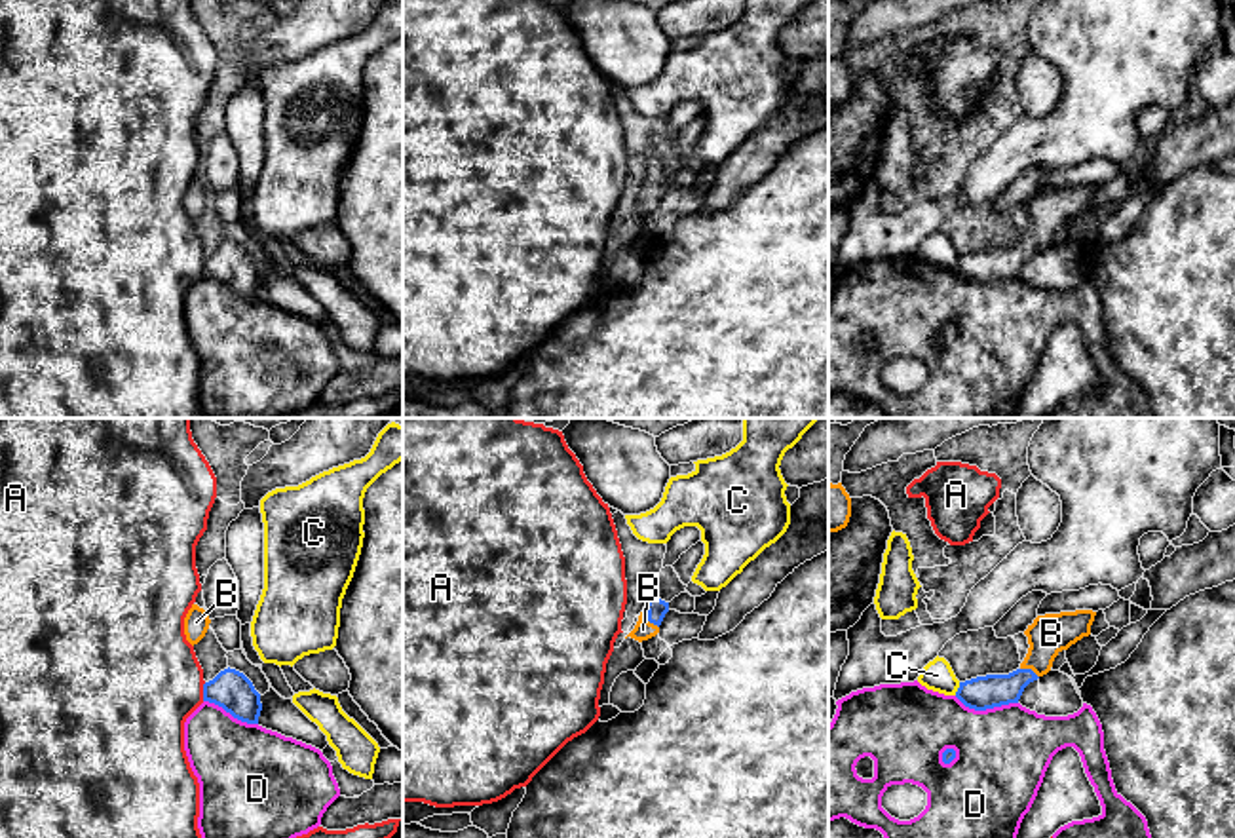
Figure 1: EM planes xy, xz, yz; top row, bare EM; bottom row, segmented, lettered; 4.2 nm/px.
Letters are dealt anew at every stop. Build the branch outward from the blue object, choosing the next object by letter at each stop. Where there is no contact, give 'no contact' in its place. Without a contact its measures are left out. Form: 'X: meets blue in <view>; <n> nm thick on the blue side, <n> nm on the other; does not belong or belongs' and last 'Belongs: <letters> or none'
A: meets blue in xy; 170 nm thick on the blue side, 460 nm on the other; does not belong
B: meets blue in xz; 80 nm thick on the blue side, 80 nm on the other; belongs
C: meets blue in yz; 140 nm thick on the blue side, 140 nm on the other; does not belong
D: meets blue in yz; 140 nm thick on the blue side, 400 nm on the other; does not belong
Belongs: B

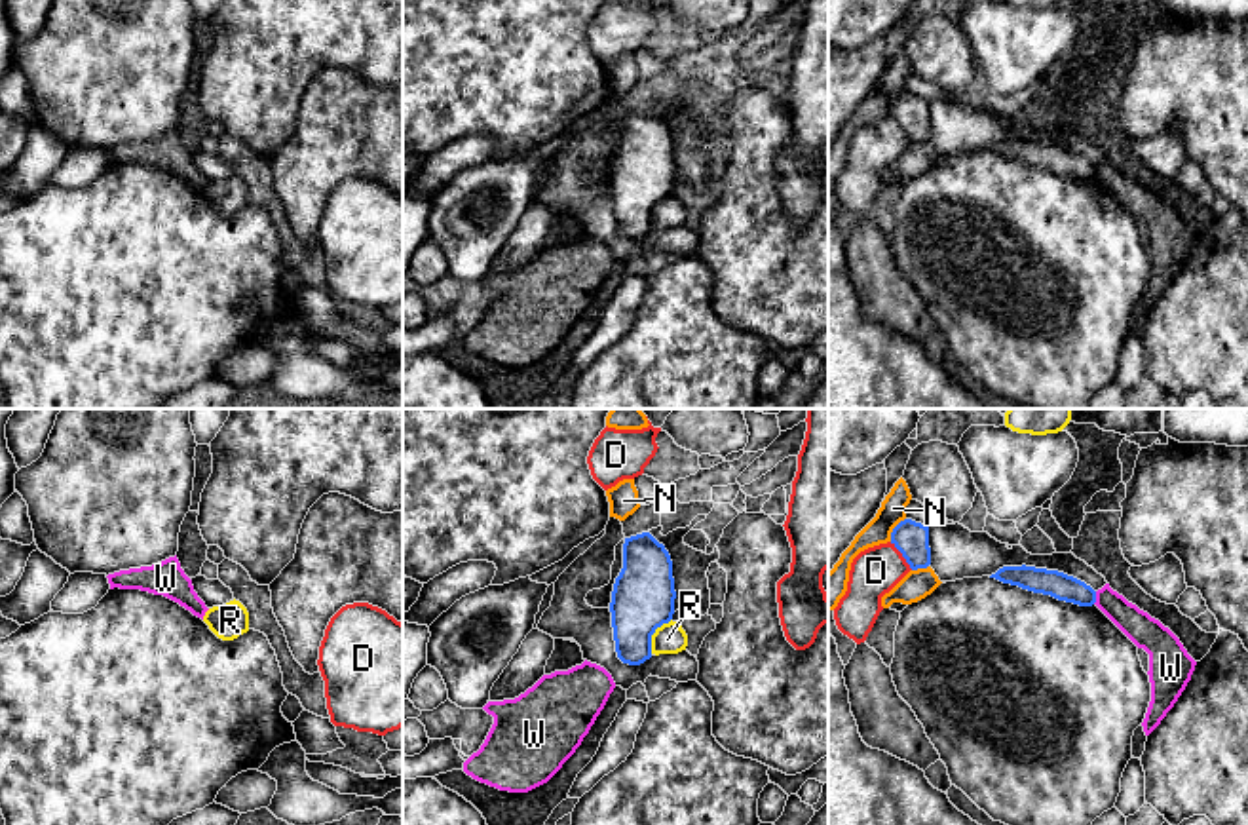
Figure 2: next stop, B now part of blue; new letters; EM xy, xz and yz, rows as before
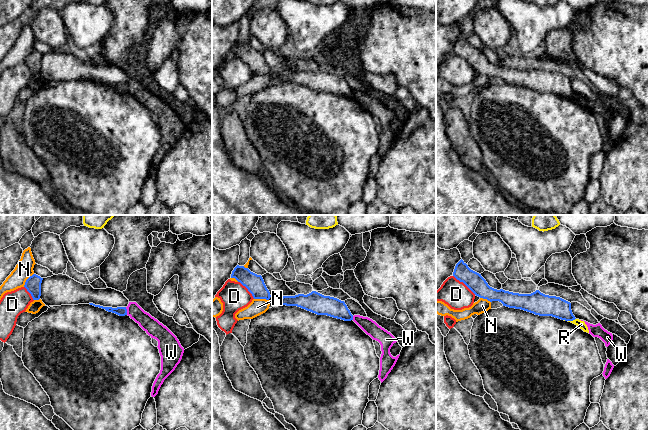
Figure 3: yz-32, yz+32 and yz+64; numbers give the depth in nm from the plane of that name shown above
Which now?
D: meets blue in yz; 150 nm thick on the blue side, 200 nm on the other; does not belong
N: meets blue in yz; 150 nm thick on the blue side, 110 nm on the other; does not belong
R: meets blue in xz; 260 nm thick on the blue side, 130 nm on the other; does not belong
W: meets blue in yz; 120 nm thick on the blue side, 140 nm on the other; does not belong
Belongs: none

